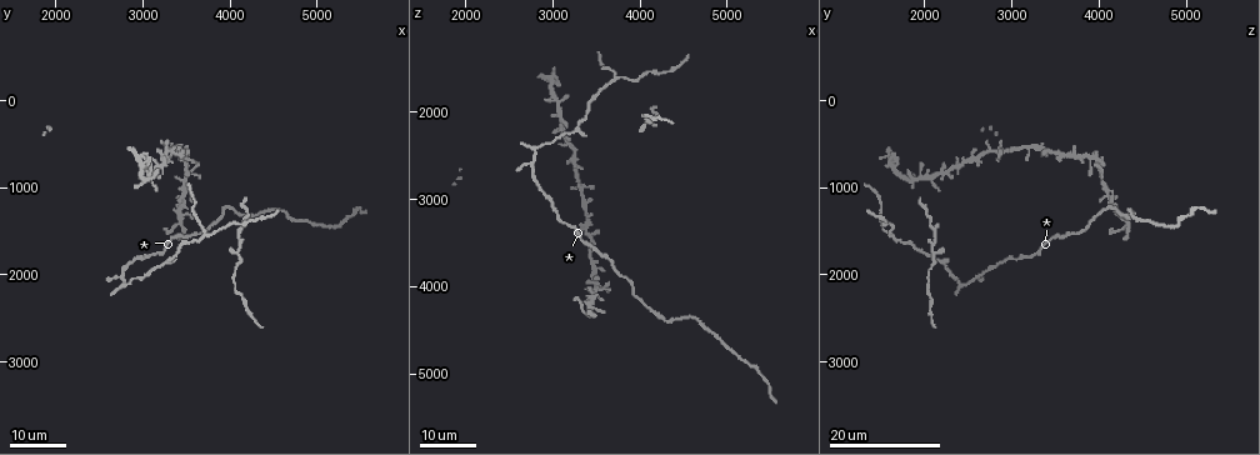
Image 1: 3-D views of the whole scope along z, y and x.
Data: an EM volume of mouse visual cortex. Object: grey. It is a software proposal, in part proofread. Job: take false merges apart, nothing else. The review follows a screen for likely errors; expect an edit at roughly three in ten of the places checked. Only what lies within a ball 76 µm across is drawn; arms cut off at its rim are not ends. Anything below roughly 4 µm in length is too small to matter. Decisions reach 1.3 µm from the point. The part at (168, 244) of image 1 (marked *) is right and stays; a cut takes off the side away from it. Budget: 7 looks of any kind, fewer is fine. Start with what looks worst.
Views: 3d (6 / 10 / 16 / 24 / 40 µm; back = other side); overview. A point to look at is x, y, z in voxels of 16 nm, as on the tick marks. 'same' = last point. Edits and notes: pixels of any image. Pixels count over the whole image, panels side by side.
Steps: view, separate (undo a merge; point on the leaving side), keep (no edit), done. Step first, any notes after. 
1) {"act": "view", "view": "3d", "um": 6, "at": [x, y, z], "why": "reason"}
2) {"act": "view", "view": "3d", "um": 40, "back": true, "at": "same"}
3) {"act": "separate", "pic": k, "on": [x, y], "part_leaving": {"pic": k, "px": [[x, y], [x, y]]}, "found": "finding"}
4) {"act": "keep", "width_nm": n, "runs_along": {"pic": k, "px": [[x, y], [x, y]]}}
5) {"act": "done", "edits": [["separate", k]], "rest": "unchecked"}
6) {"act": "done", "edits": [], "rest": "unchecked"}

{"act": "view", "view": "3d", "um": 16, "at": [3450, 1050, 4050], "why": "four-way junction"}

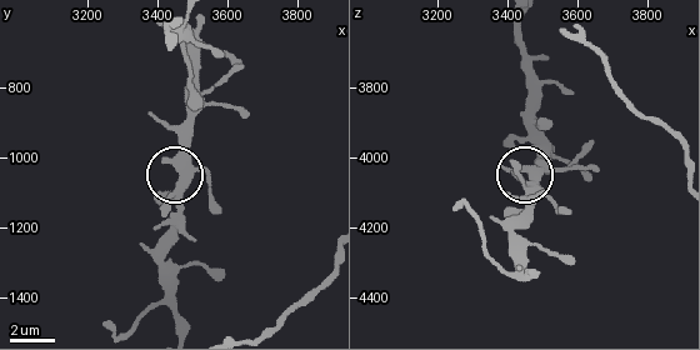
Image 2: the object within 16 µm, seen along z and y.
{"act": "view", "view": "3d", "um": 10, "at": [3480, 1050, 4090], "why": "closer look"}

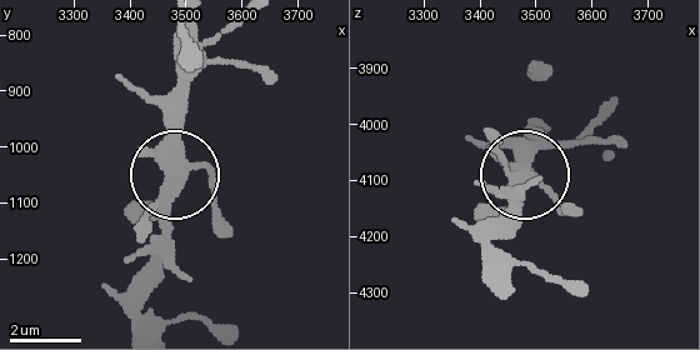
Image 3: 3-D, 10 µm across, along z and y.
{"act": "keep", "width_nm": 380, "found": "all the same neuron"}

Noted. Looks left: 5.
{"act": "view", "view": "3d", "um": 16, "at": [3950, 1250, 4100]}

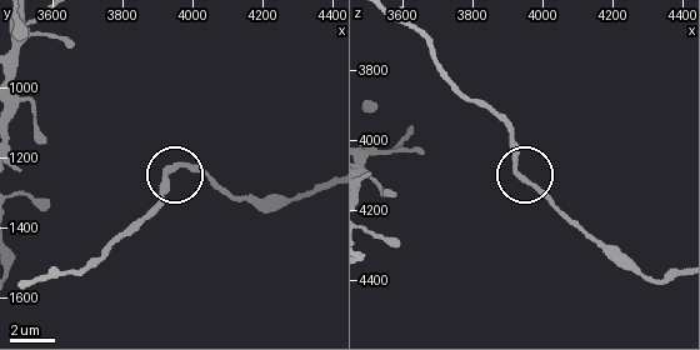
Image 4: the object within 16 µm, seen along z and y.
{"act": "view", "view": "3d", "um": 10, "at": [3920, 1240, 4100]}

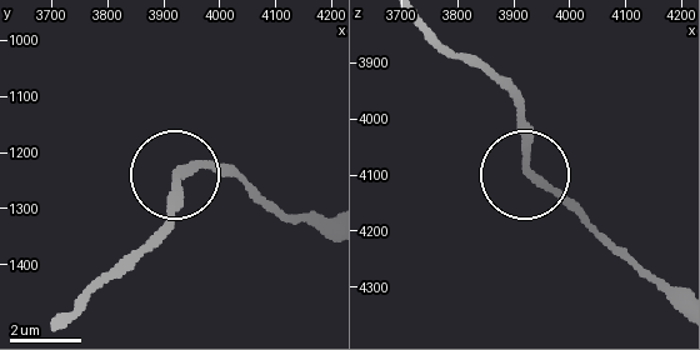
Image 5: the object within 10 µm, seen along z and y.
{"act": "keep", "runs_along": {"pic": 5, "px": [[423, 26], [503, 89], [521, 125], [524, 168], [590, 230]]}, "found": "one neuron here"}

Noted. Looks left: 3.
{"act": "view", "view": "3d", "um": 16, "at": [3000, 1800, 3050], "why": "calibre changes"}

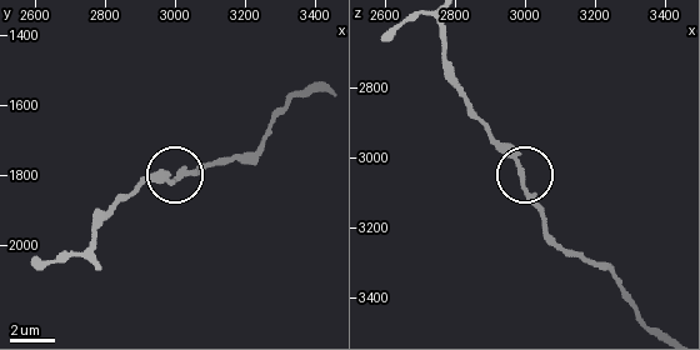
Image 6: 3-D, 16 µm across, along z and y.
{"act": "view", "view": "3d", "um": 6, "at": [2990, 1820, 3040]}

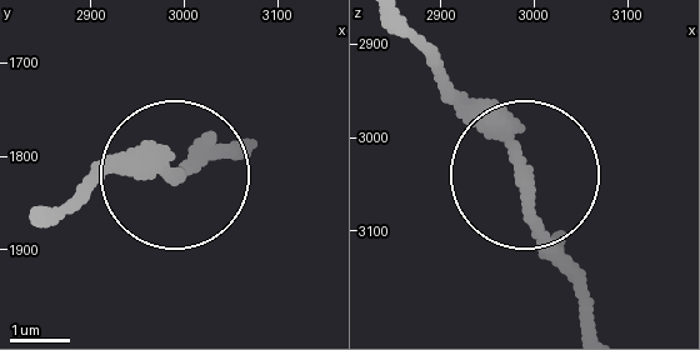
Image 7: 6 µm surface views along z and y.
{"act": "keep", "width_nm": 180, "runs_along": {"pic": 7, "px": [[245, 145], [185, 175], [86, 184]]}, "found": "one neuron here"}

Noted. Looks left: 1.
{"act": "done", "edits": [], "rest": "unchecked"}

